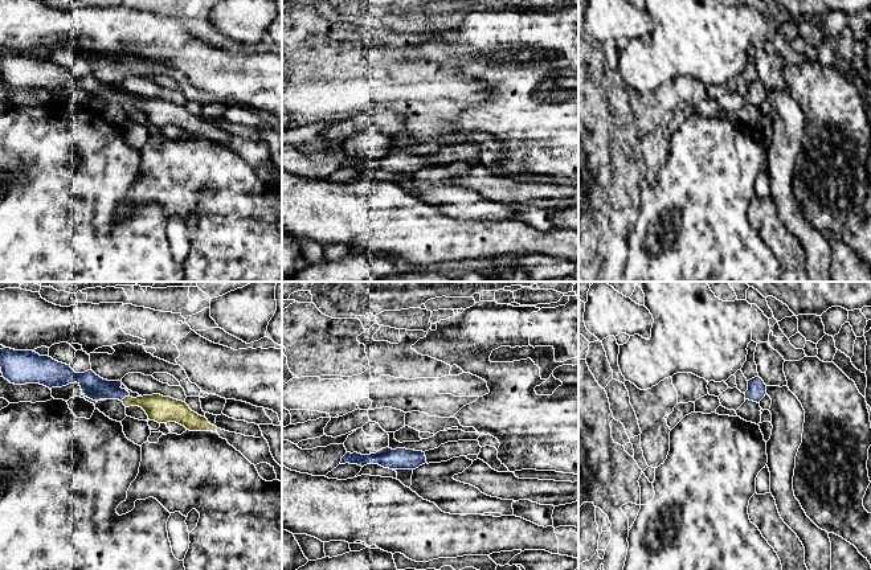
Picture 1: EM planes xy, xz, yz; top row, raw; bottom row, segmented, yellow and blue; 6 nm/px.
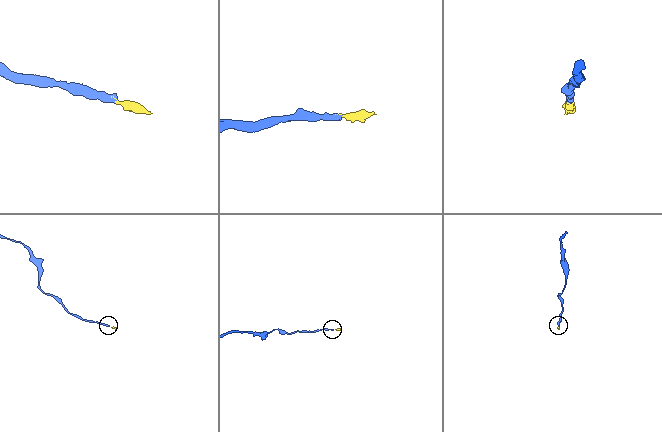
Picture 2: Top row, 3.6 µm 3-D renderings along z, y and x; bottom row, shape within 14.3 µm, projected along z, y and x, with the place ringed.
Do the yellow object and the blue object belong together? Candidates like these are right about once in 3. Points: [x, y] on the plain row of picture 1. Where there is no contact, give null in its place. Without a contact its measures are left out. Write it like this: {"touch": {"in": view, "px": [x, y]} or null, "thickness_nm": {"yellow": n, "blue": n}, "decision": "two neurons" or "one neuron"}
{"touch": {"in": "xy", "px": [125, 101]}, "thickness_nm": {"yellow": 160, "blue": 150}, "decision": "one neuron"}

